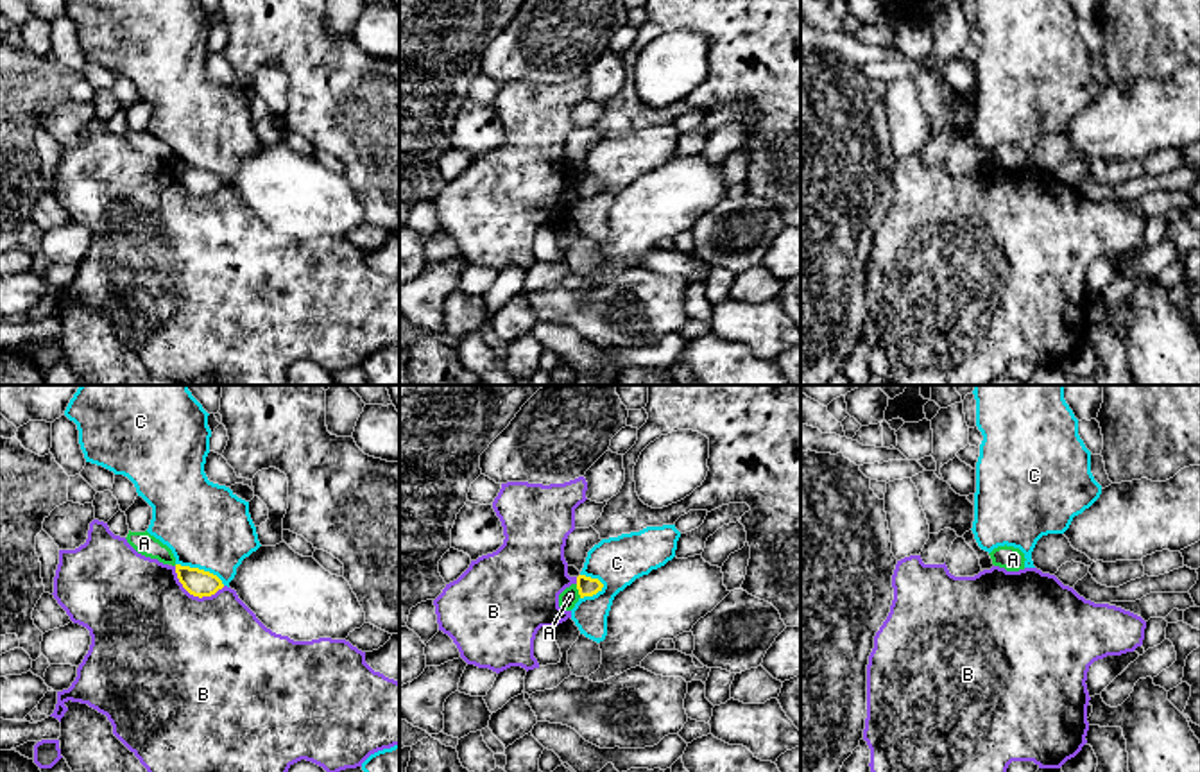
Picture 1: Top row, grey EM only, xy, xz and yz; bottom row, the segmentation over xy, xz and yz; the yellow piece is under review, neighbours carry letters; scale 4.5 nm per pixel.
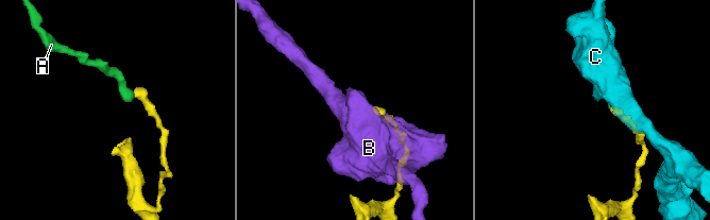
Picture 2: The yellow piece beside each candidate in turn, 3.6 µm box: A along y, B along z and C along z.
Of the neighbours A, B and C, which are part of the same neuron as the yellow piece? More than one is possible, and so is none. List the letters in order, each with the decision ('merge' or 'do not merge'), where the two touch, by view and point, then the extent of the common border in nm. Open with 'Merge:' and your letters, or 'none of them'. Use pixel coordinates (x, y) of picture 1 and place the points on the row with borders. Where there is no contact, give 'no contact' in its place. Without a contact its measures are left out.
Merge: none of them
A: do not merge; meets yellow in xz at (579, 591); contact 70 nm long
B: do not merge; meets yellow in xy at (194, 595); contact 240 nm long
C: do not merge; meets yellow in xy at (201, 570); contact 240 nm long

